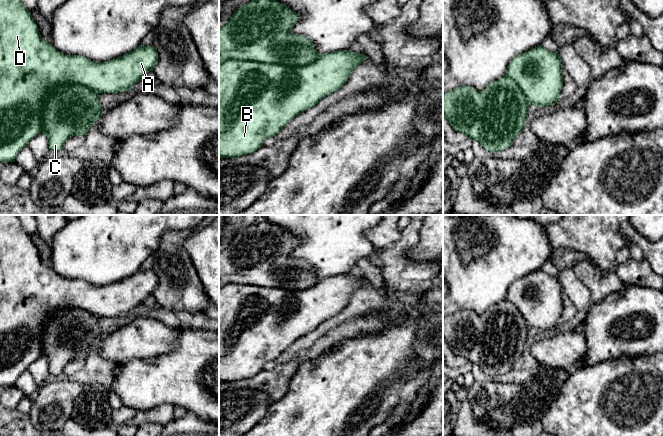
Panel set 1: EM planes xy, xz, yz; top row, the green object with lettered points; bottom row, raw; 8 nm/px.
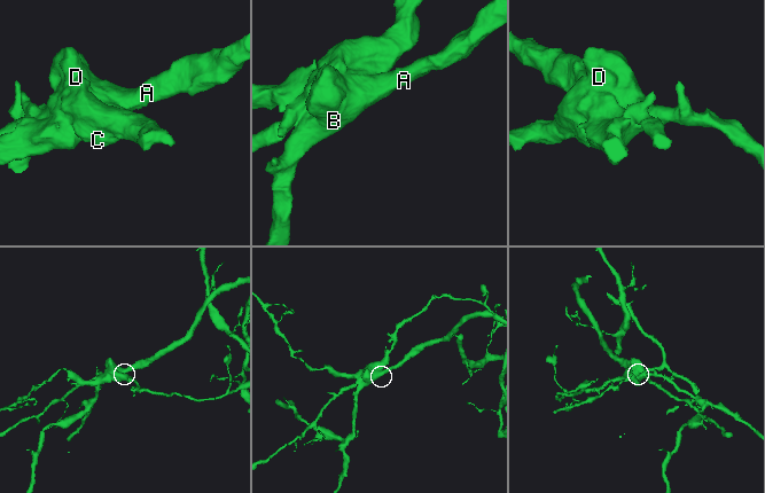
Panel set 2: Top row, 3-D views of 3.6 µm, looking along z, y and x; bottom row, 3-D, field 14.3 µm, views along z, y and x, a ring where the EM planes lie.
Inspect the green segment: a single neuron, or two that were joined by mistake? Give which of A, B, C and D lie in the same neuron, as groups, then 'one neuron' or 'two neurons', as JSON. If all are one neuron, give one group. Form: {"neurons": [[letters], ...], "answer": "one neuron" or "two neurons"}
{"neurons": [["A", "B", "D"], ["C"]], "answer": "two neurons"}

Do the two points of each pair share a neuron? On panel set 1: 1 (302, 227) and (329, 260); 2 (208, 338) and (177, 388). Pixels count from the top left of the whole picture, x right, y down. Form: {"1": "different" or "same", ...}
{"1": "same", "2": "same"}

